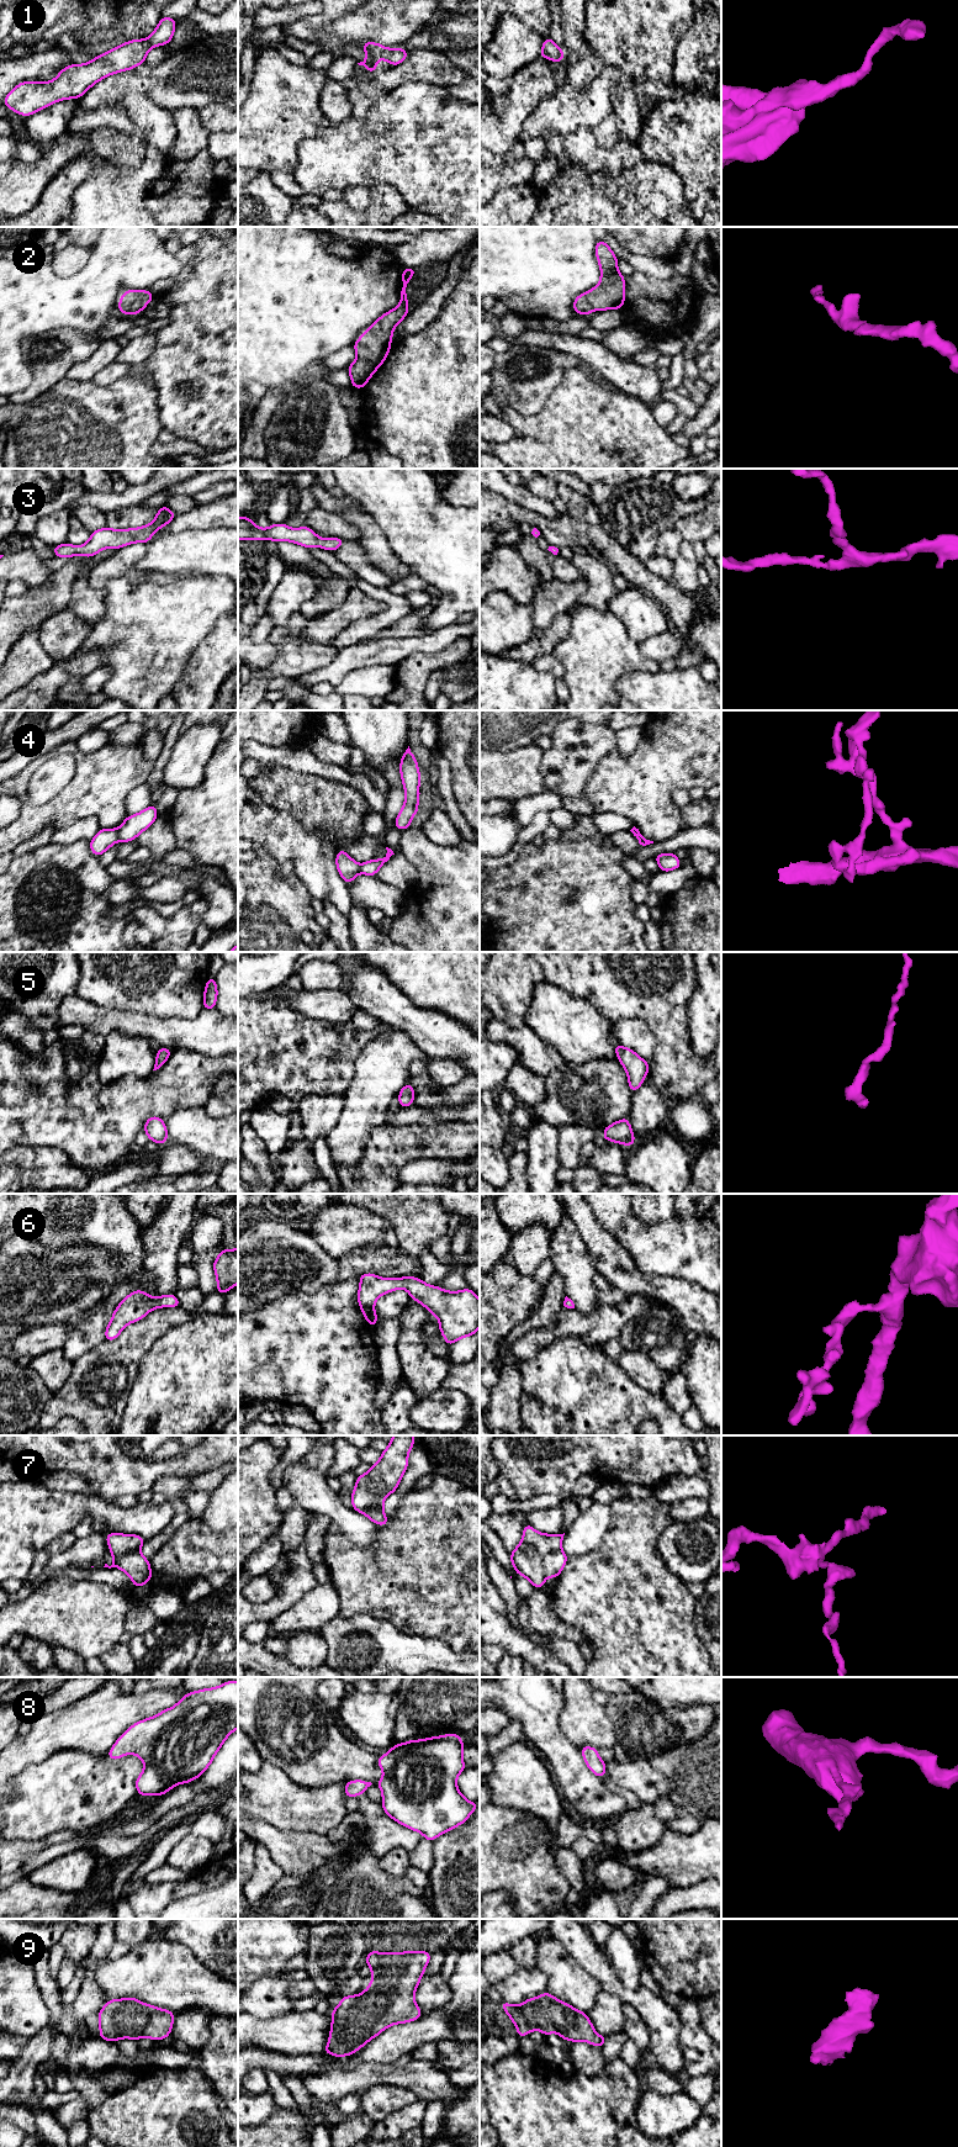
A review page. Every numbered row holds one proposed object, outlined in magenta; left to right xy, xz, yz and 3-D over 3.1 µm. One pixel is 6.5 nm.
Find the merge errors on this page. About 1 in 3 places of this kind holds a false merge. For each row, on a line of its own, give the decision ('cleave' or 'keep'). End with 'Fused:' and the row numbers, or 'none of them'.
1: keep
2: keep
3: keep
4: cleave
5: keep
6: keep
7: cleave
8: keep
9: keep
Fused: 4, 7

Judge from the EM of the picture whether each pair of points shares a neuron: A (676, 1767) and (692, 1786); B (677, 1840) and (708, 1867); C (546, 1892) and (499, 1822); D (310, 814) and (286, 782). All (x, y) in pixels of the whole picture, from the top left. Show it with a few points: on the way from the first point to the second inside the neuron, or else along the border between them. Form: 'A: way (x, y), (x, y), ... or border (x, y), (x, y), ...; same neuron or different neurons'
A: way (681, 1772), (689, 1781); same neuron
B: way (684, 1847), (700, 1860); same neuron
C: way (529, 1875), (499, 1839); same neuron
D: way (310, 807), (294, 789); same neuron

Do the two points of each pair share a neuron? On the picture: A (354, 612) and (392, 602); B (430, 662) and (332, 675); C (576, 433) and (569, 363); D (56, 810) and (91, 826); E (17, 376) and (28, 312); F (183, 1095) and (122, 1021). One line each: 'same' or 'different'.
A: different
B: different
C: different
D: different
E: same
F: different

